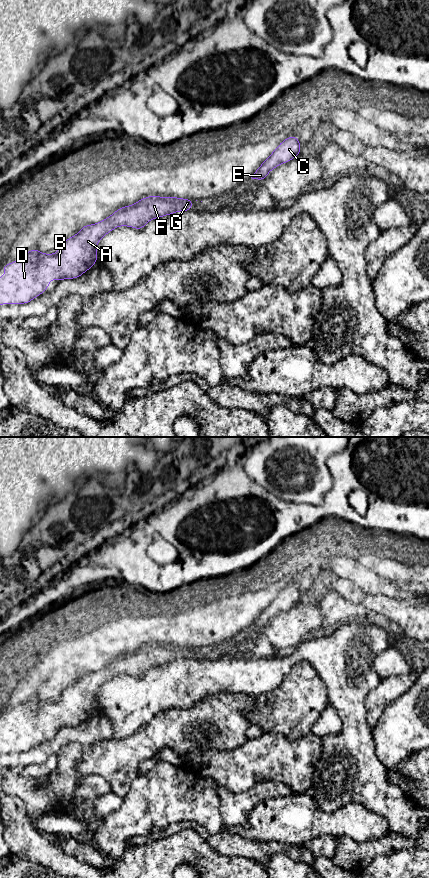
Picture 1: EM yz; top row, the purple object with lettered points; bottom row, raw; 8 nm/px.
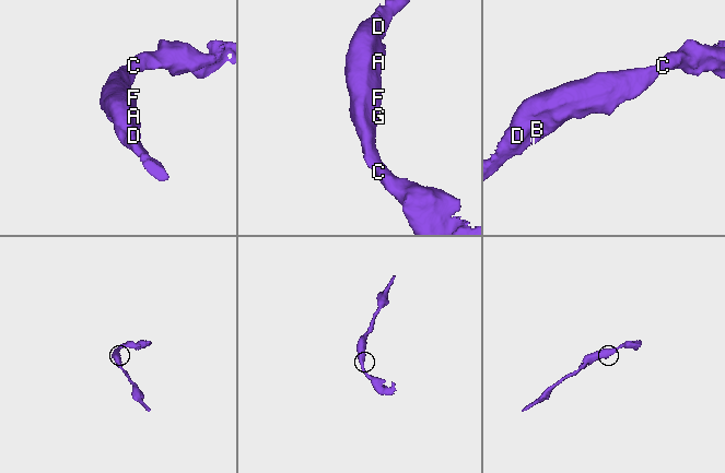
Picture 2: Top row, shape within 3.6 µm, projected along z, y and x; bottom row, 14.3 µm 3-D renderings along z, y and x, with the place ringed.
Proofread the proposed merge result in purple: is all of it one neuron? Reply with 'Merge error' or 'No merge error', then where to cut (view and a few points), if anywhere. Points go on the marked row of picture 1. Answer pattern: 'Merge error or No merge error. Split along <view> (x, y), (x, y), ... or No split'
No merge error. No split

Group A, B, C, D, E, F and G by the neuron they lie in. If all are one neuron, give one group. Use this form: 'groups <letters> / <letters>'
groups A B C D E F G

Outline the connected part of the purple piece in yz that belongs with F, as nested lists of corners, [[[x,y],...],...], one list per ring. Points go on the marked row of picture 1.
[[[147,196],[136,203],[118,208],[112,215],[101,222],[85,225],[79,232],[65,240],[54,254],[44,254],[36,248],[20,256],[19,260],[6,264],[2,271],[6,276],[0,276],[0,305],[27,304],[47,290],[50,280],[75,279],[93,267],[98,260],[96,247],[102,237],[119,226],[142,230],[147,222],[180,211],[193,211],[193,199],[179,197]]]

